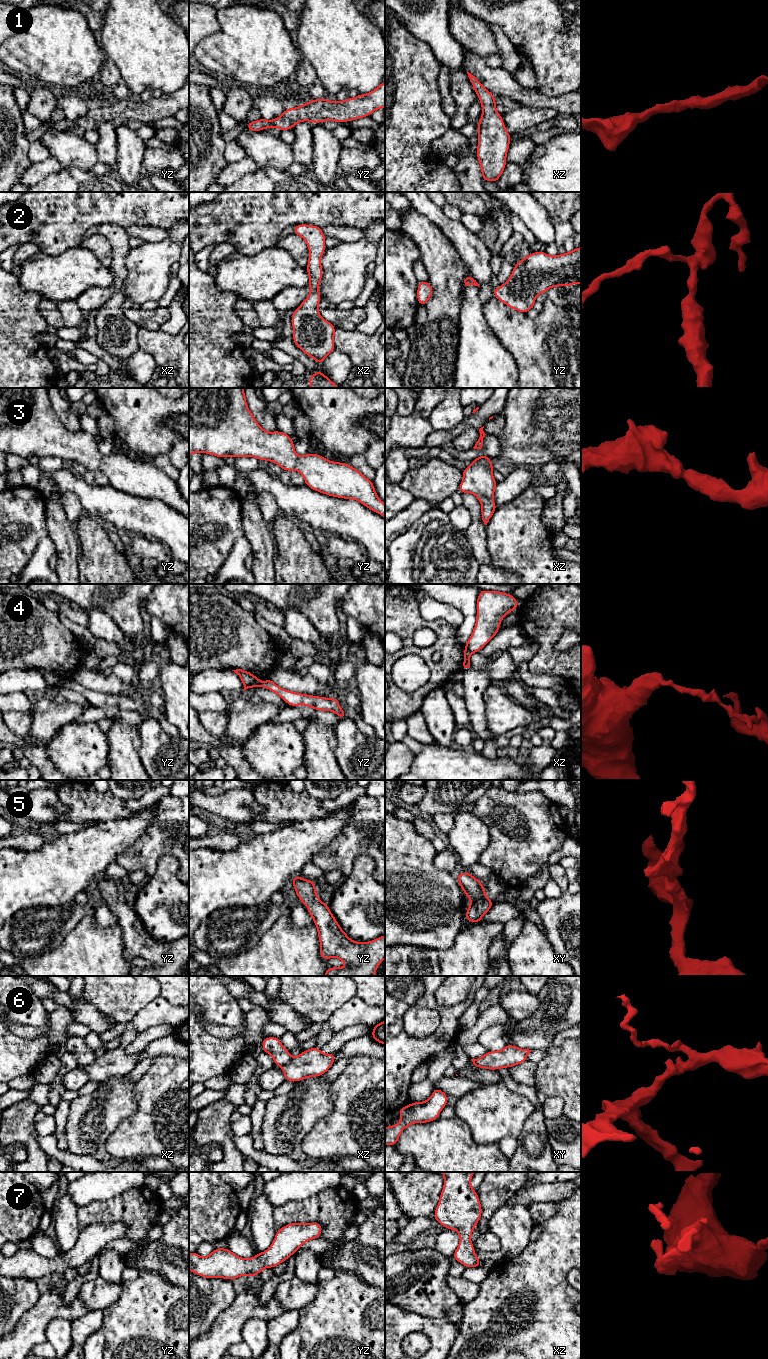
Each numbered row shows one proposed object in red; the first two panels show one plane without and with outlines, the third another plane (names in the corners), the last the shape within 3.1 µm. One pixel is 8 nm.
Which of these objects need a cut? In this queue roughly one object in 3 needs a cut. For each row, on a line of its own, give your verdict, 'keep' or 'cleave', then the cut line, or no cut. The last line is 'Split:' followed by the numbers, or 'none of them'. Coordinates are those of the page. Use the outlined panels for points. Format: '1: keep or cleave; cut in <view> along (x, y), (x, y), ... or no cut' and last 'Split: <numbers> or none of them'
1: keep; no cut
2: keep; no cut
3: keep; no cut
4: cleave; cut in yz along (258, 679), (253, 686)
5: keep; no cut
6: keep; no cut
7: keep; no cut
Split: 4

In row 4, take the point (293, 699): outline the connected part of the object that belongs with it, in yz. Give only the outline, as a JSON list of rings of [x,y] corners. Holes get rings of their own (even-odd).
[[[269,678],[267,681],[261,681],[258,679],[254,687],[258,686],[269,689],[270,691],[276,693],[280,698],[282,698],[288,705],[292,707],[305,705],[315,709],[316,711],[332,711],[339,716],[340,720],[347,717],[346,712],[342,710],[339,705],[338,698],[319,697],[292,692],[279,687],[273,682],[271,678]]]

